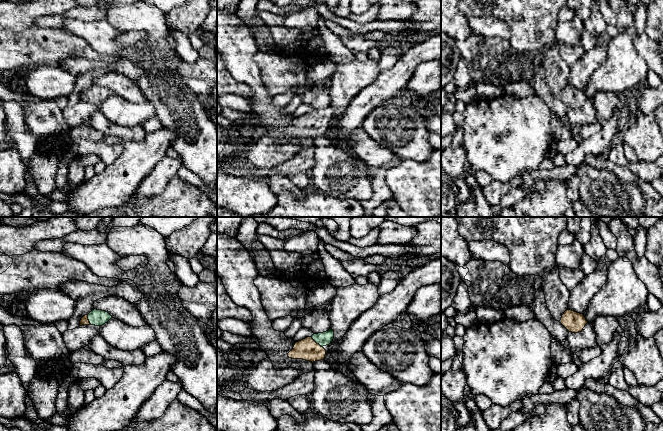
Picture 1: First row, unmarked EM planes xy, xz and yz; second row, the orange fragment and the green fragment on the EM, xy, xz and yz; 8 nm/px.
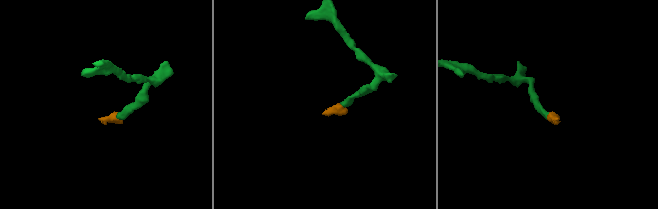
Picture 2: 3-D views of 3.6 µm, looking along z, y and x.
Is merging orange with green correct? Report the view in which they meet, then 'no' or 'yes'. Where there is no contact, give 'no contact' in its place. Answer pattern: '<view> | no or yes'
xz | yes

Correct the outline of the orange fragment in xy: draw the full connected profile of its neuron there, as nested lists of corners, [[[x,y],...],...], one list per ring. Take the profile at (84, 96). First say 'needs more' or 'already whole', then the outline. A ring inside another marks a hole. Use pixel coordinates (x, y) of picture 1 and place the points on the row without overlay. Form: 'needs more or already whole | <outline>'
needs more | [[[94,85],[88,91],[85,91],[80,96],[80,102],[82,101],[95,101],[95,102],[102,102],[107,99],[112,92],[102,86]]]

